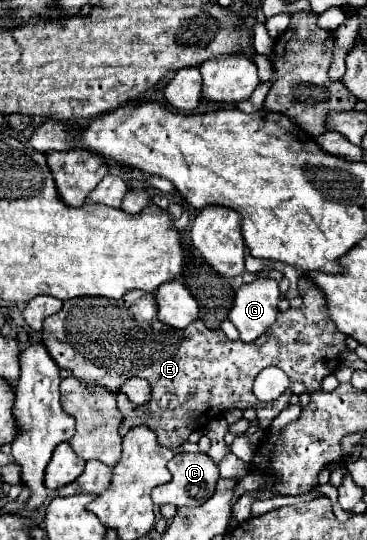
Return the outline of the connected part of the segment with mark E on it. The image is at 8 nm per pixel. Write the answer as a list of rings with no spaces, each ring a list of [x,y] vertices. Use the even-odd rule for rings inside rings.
[[[300,277],[298,289],[304,299],[302,307],[280,313],[276,323],[252,343],[230,341],[220,329],[208,329],[200,319],[186,329],[174,329],[158,319],[156,299],[146,291],[130,291],[118,301],[104,297],[68,299],[58,313],[44,319],[42,341],[60,369],[68,369],[84,385],[102,385],[116,395],[118,409],[124,415],[120,435],[126,435],[130,427],[148,425],[156,431],[160,445],[174,449],[192,431],[202,431],[200,427],[228,409],[254,407],[260,427],[268,429],[272,419],[288,407],[292,395],[286,389],[270,403],[254,397],[254,377],[268,365],[280,367],[292,383],[302,381],[308,393],[318,391],[322,377],[336,371],[340,353],[346,349],[346,335],[334,329],[334,323],[326,317],[322,293],[310,281]],[[130,377],[142,377],[150,383],[152,399],[148,403],[134,405],[120,391]]]

